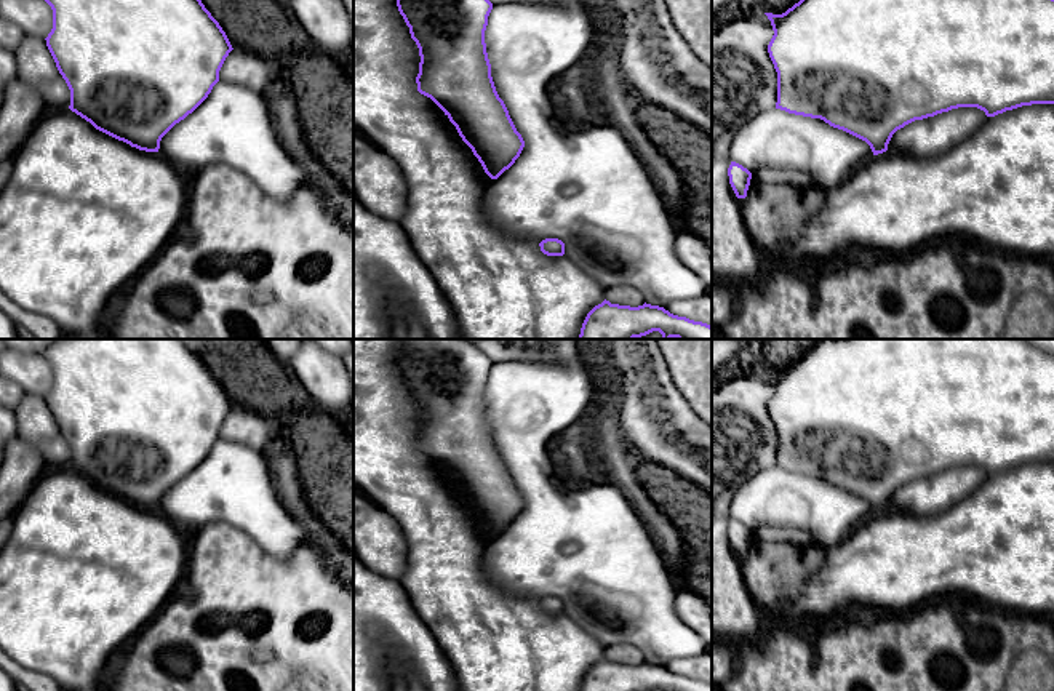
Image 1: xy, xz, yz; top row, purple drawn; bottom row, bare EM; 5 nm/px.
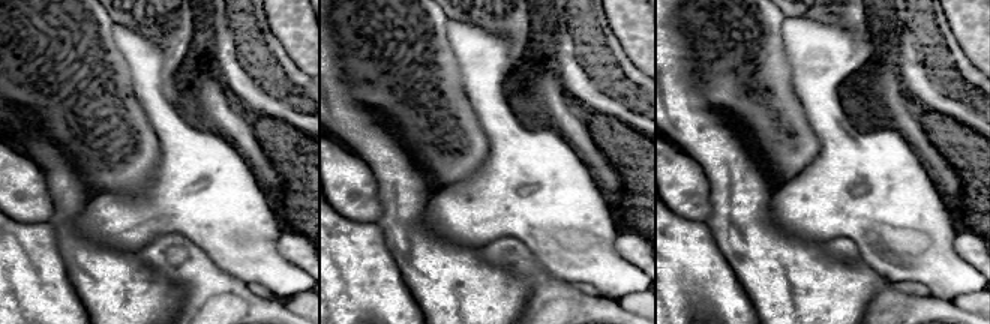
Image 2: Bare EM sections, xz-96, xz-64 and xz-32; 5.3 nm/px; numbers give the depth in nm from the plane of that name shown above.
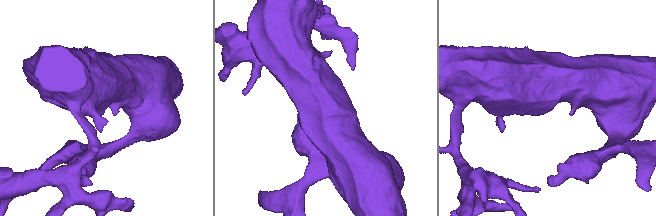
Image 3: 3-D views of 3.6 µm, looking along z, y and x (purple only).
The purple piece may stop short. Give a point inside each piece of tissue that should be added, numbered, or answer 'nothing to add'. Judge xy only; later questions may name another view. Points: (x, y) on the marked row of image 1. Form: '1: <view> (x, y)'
nothing to add

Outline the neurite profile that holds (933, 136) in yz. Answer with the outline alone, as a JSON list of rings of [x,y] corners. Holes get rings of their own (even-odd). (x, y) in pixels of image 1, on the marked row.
[[[958,107],[915,120],[892,134],[888,152],[920,158],[939,157],[969,138],[985,120],[985,112],[977,107]]]

